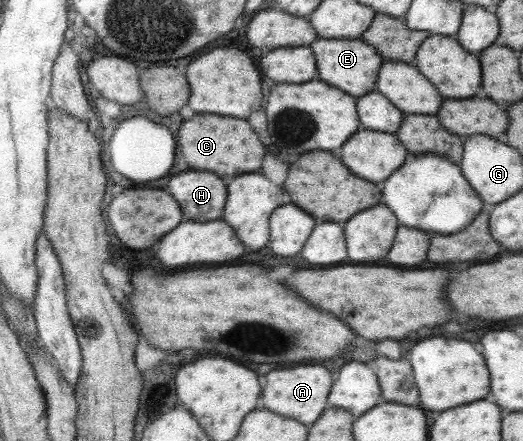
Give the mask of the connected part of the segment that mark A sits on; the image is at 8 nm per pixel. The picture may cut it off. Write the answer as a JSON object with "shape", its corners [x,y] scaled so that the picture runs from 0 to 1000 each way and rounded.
{"shape":[[[562,830],[547,839],[516,839],[509,853],[509,871],[501,880],[497,907],[505,912],[505,925],[535,939],[543,948],[562,948],[577,961],[597,961],[616,939],[627,912],[627,891],[635,875],[635,853],[620,830]]]}

